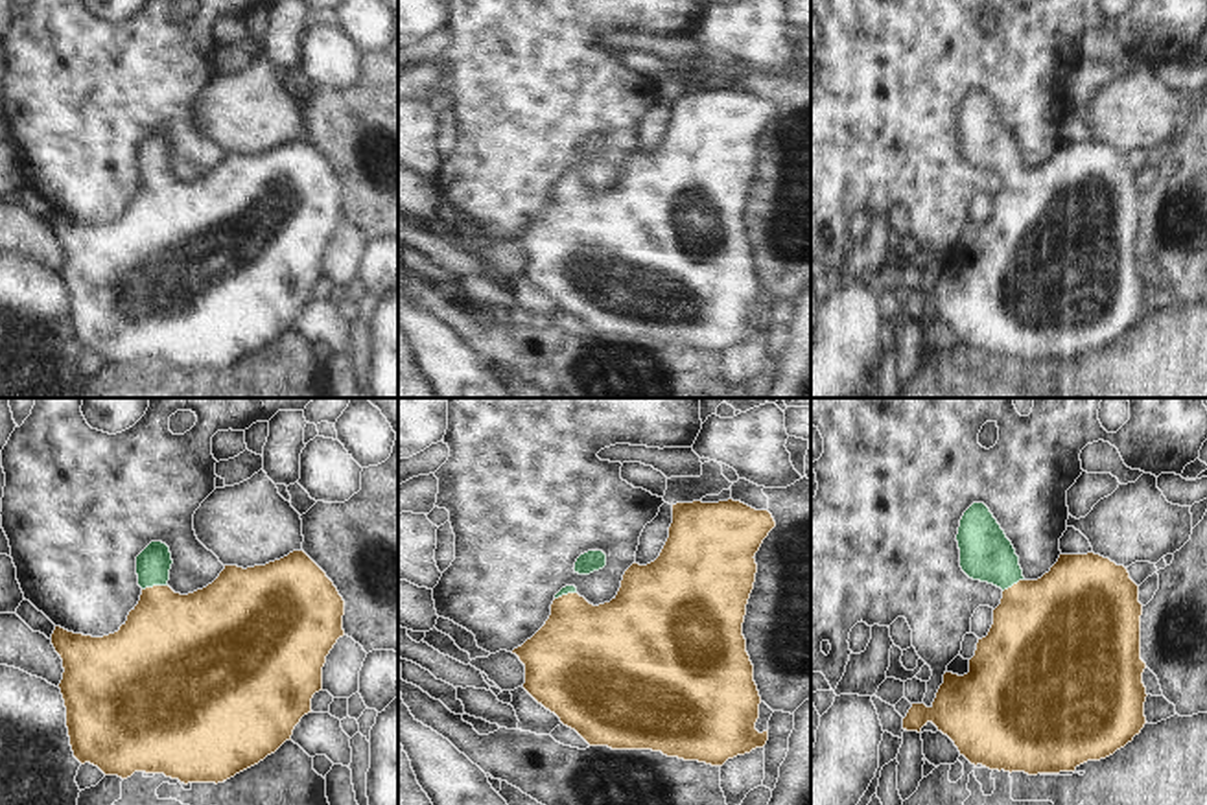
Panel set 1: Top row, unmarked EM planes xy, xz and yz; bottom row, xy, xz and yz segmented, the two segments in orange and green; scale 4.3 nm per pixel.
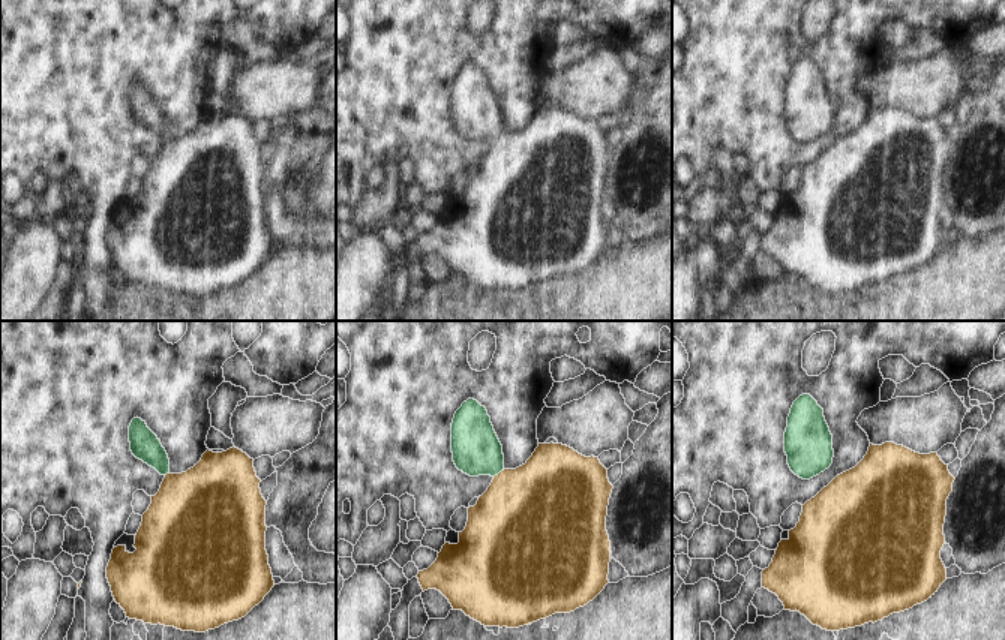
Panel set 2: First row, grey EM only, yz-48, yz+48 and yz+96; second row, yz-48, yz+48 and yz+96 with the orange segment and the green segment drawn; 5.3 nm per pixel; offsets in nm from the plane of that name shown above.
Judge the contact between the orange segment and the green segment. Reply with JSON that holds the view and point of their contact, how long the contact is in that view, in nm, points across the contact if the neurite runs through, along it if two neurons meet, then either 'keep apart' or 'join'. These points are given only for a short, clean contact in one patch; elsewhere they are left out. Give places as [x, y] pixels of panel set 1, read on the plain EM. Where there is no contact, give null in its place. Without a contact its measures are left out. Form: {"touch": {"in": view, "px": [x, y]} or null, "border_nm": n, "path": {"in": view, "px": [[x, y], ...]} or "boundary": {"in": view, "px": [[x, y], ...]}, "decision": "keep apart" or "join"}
{"touch": {"in": "xy", "px": [153, 174]}, "border_nm": 110, "path": {"in": "xy", "px": [[168, 229], [153, 174], [153, 151]]}, "decision": "join"}

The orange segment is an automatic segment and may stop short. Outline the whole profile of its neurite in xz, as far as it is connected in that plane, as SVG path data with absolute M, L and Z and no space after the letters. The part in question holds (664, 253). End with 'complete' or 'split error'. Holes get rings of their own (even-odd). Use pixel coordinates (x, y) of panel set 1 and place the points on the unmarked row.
M733 87L673 92L673 111L660 144L647 153L634 149L610 190L593 193L575 173L566 173L555 182L545 212L512 238L525 252L523 276L590 333L652 337L711 354L763 335L768 317L756 317L761 284L743 210L757 160L754 144L774 114L768 98L756 98Z | split error

